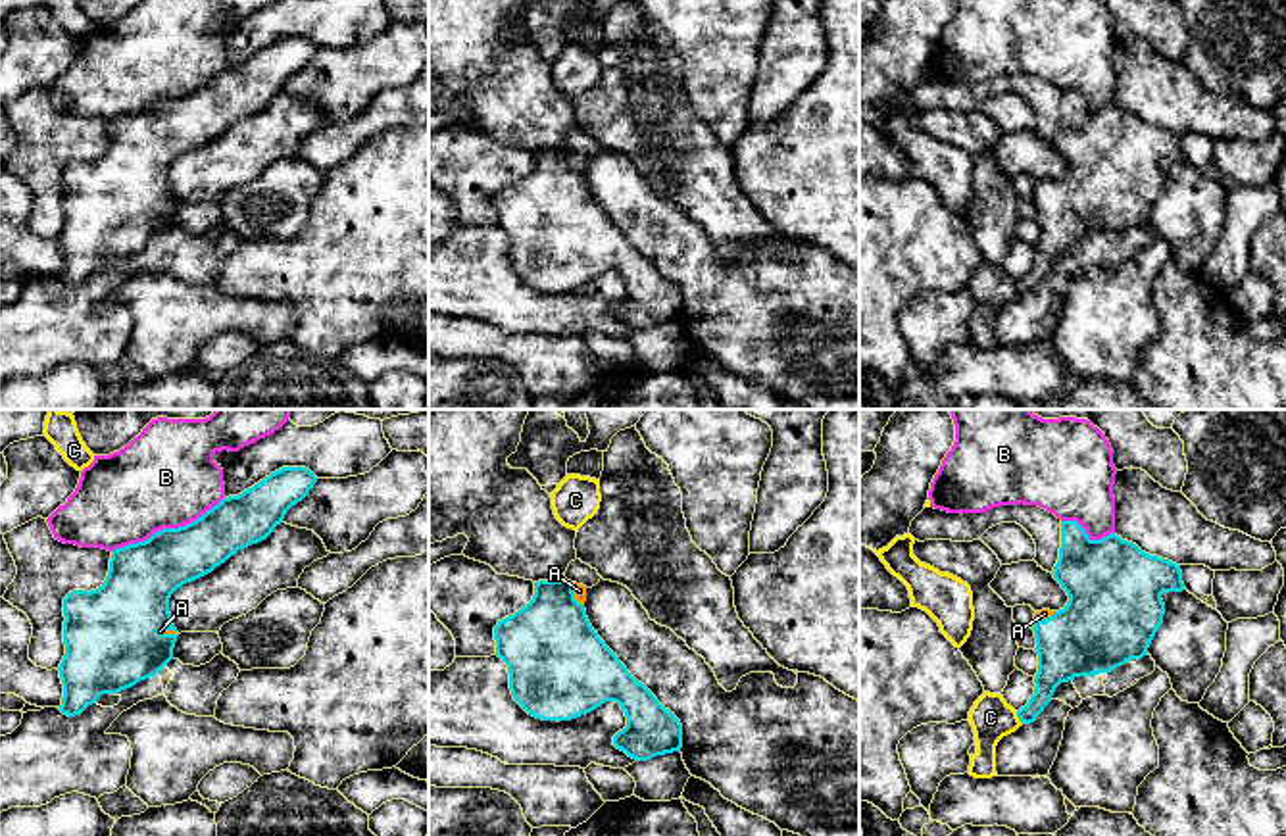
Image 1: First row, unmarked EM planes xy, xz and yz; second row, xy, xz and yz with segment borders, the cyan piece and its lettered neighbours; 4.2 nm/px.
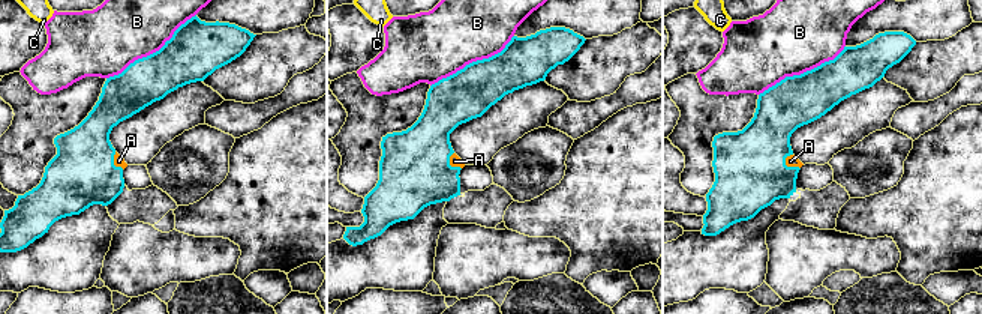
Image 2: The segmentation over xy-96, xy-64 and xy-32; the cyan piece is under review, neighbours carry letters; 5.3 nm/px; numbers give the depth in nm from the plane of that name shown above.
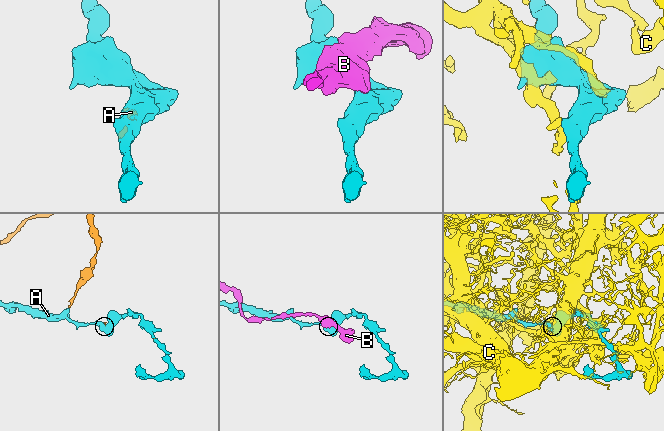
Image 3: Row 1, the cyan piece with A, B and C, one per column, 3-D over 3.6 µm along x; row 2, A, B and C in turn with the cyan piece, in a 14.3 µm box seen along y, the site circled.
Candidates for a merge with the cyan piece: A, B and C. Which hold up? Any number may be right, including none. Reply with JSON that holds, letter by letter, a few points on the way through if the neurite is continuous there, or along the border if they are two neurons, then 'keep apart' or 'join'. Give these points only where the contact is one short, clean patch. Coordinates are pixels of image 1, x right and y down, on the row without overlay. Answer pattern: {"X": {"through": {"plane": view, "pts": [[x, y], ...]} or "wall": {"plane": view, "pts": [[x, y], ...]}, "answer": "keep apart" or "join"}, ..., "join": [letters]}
{"A": {"answer": "join"}, "B": {"answer": "keep apart"}, "C": {"answer": "keep apart"}, "join": ["A"]}

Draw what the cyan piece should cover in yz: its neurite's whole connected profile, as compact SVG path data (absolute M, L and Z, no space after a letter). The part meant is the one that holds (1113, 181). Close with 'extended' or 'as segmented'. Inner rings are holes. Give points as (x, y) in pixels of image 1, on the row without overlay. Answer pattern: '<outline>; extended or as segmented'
M1061 90L1059 129L1051 144L1067 161L1069 171L1059 181L1034 183L1038 242L1034 263L1017 281L1021 296L1036 290L1061 252L1111 242L1130 229L1148 225L1165 184L1161 163L1186 160L1180 135L1150 125L1115 102L1090 110L1076 90Z; extended

